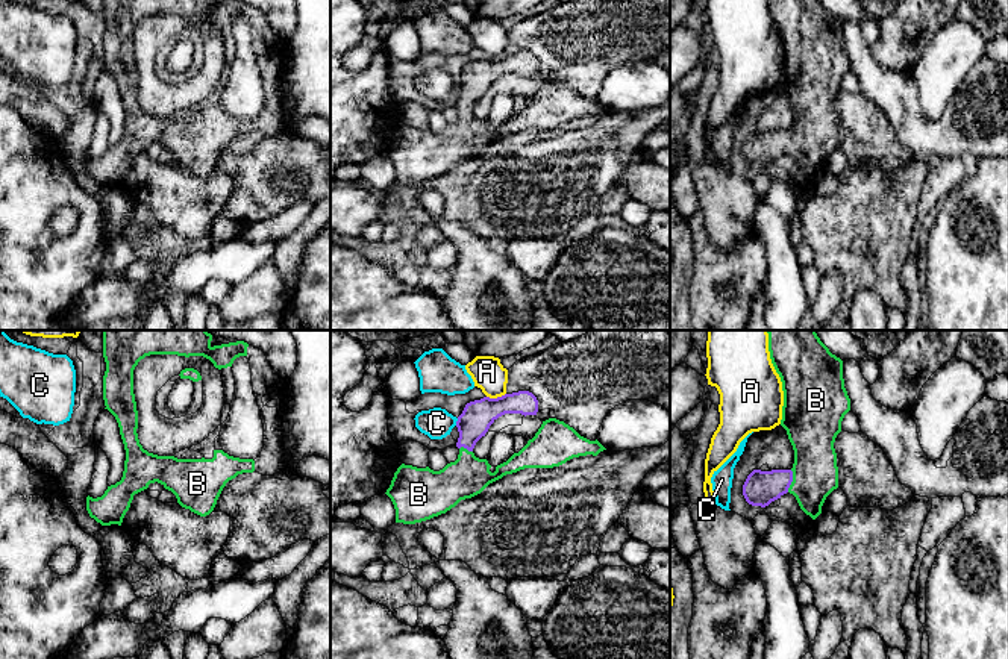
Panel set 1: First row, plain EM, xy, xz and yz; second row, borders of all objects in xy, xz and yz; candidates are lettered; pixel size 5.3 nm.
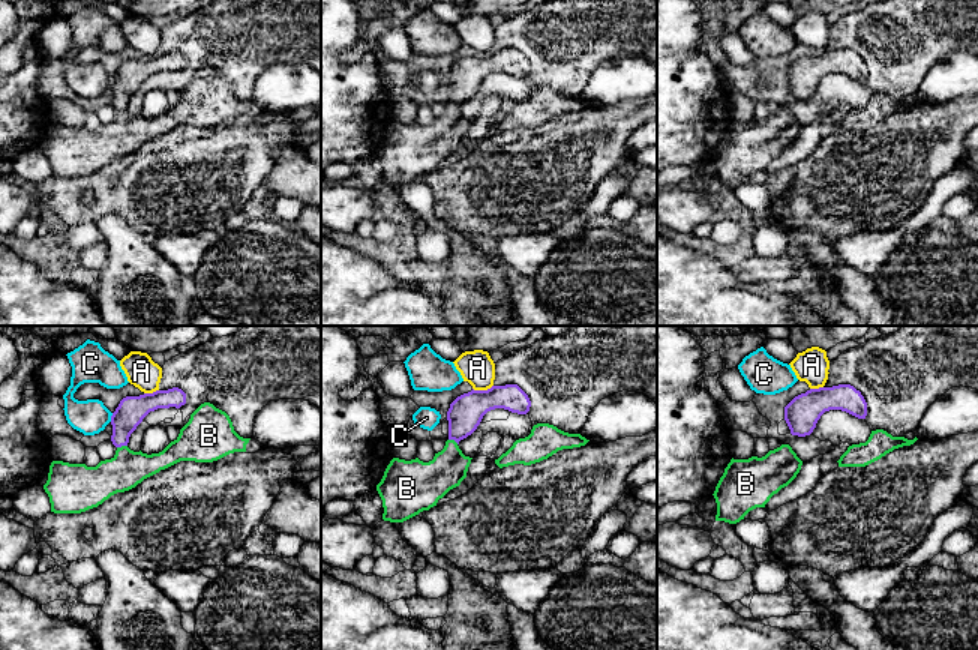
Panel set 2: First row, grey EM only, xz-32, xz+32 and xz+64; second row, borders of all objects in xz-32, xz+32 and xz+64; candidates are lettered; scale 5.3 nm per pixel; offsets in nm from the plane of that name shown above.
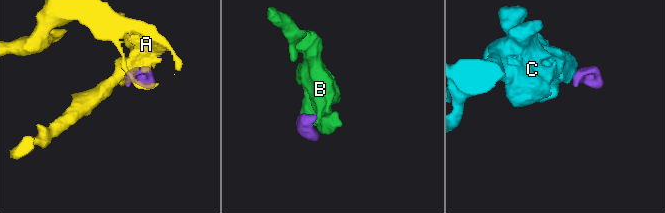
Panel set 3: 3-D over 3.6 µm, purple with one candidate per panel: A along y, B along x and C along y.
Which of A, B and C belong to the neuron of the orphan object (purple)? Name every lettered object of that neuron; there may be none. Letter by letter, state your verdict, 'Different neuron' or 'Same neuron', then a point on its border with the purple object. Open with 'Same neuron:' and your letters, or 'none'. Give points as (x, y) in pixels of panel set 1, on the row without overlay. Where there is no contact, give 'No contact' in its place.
Same neuron: B
A: Different neuron. Touches purple at xz (497, 58)
B: Same neuron. Touches purple at yz (792, 141)
C: Different neuron. Touches purple at xz (457, 82)

